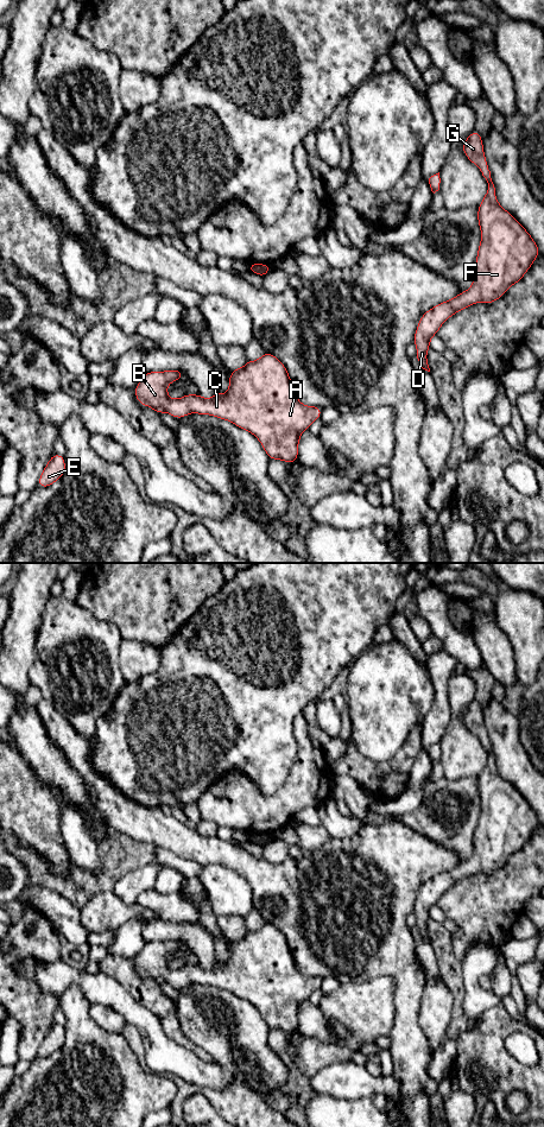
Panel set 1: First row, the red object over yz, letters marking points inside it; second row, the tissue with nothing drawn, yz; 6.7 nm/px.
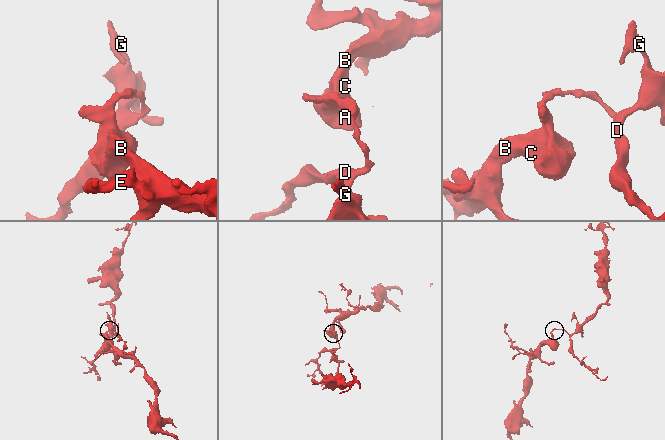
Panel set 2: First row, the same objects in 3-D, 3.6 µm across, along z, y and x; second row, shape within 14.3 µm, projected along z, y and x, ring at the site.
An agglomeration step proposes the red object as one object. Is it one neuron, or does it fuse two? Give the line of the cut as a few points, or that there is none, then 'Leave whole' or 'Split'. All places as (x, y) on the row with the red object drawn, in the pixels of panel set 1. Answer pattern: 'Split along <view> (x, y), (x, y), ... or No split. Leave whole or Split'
Split along yz (269, 265), (255, 273). Split

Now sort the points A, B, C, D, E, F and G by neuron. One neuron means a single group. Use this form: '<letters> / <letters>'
A B C E / D F G

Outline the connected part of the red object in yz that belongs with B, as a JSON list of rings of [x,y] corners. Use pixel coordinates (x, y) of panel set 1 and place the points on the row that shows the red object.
[[[268,352],[255,361],[247,360],[242,368],[230,371],[232,376],[227,378],[229,391],[224,394],[215,392],[211,399],[204,399],[201,394],[185,394],[179,399],[170,399],[167,384],[183,379],[183,372],[179,369],[146,372],[143,380],[134,387],[134,394],[143,406],[150,406],[159,416],[165,411],[176,419],[189,413],[197,413],[229,420],[254,435],[270,460],[287,463],[298,461],[301,433],[309,430],[310,425],[321,418],[322,407],[305,406],[297,399],[285,366]]]

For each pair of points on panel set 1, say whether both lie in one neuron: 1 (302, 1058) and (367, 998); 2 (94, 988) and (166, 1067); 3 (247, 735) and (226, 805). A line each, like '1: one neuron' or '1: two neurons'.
1: one neuron
2: one neuron
3: two neurons

